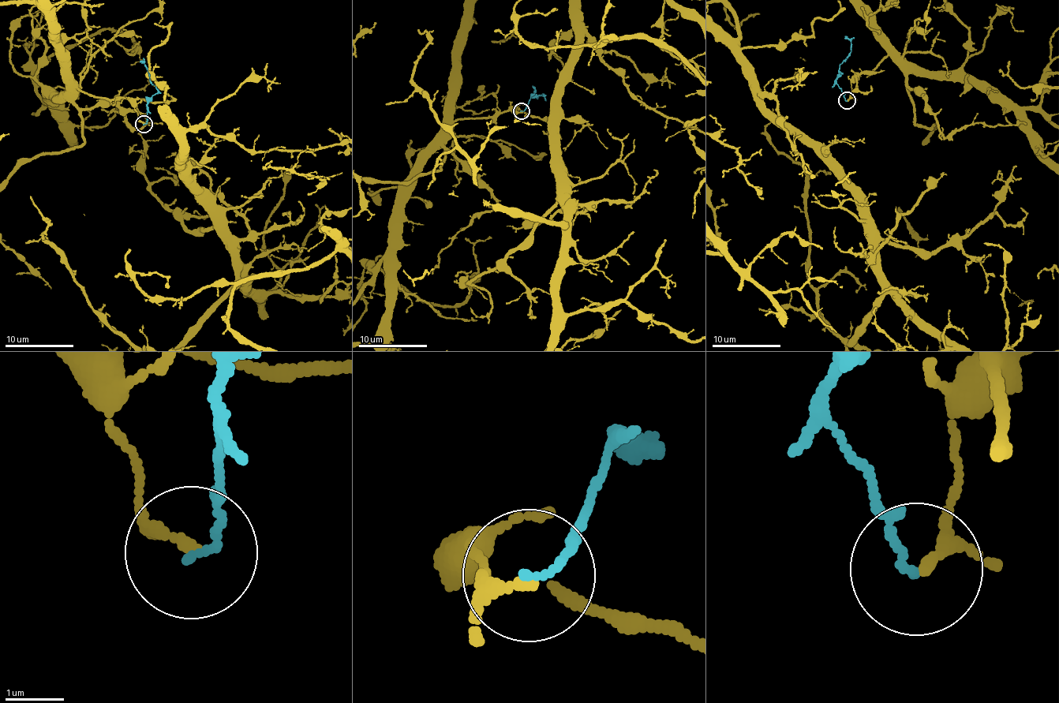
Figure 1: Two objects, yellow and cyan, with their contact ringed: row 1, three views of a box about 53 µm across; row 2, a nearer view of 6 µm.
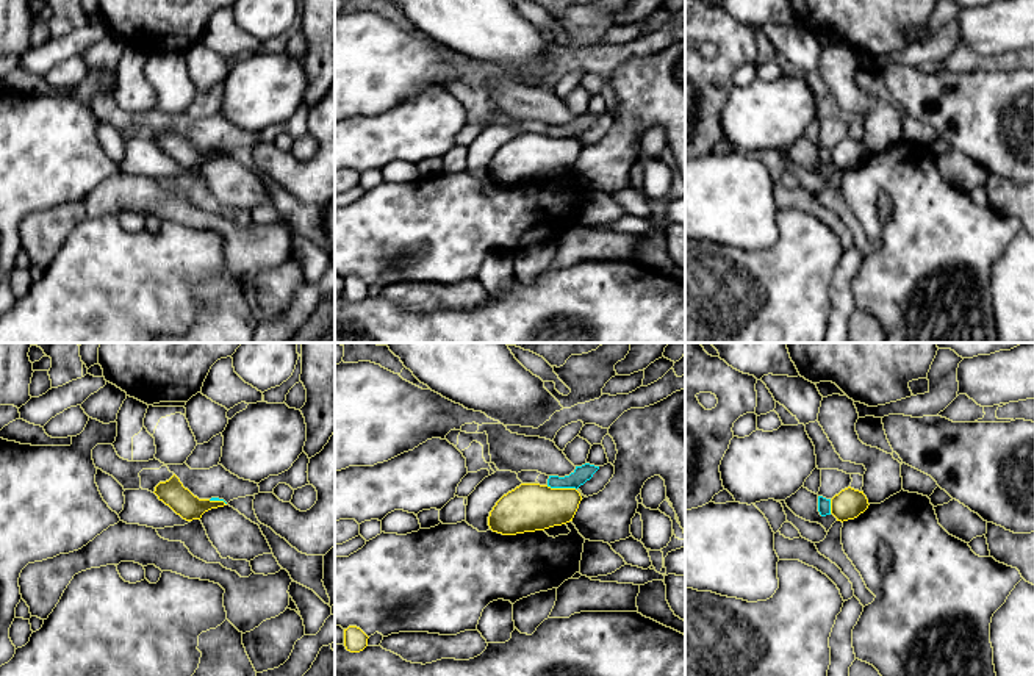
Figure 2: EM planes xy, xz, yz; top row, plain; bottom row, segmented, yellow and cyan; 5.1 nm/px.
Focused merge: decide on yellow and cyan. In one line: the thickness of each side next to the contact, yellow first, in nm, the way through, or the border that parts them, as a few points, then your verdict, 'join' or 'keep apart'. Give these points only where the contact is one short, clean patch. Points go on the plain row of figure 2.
calibres 240 and 90 nm; border xz (546, 135), (573, 136), (576, 140); keep apart

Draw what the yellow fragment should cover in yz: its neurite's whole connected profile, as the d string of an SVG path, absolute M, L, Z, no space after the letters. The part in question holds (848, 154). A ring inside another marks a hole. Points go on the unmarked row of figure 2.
M848 136L831 149L831 163L843 172L857 167L868 155L863 141Z

